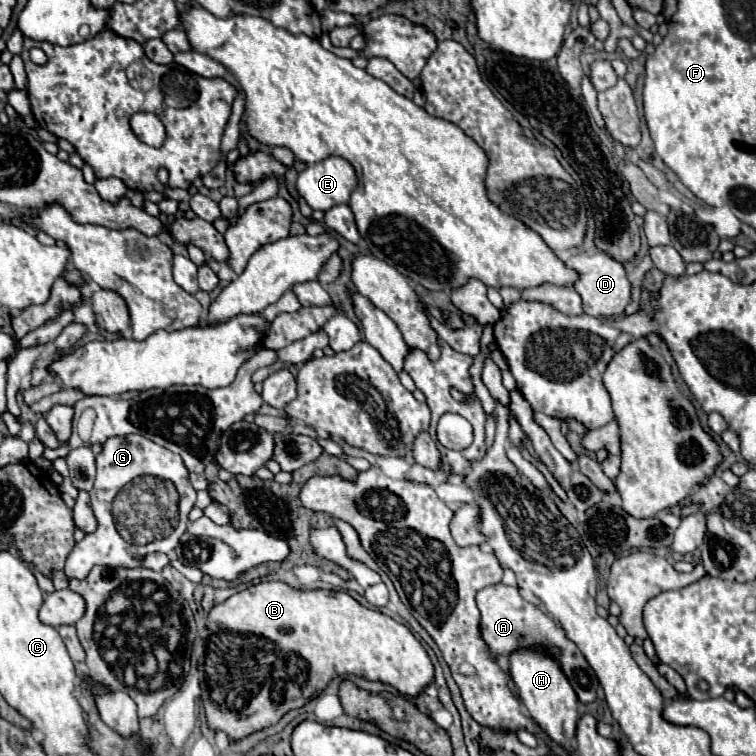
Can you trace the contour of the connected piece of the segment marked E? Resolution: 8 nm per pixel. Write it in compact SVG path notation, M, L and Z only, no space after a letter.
M328 156L322 162L306 166L296 178L298 194L306 200L306 204L312 210L322 210L322 212L330 210L332 206L346 204L354 188L356 188L356 172L352 170L352 164L348 160L338 158L338 156Z

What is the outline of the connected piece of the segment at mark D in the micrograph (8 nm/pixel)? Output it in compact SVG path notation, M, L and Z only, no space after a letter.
M580 252L574 254L564 262L568 268L572 268L578 274L578 282L572 284L572 288L582 298L582 310L590 316L616 316L622 314L624 308L630 302L630 282L626 276L626 268L620 266L620 262L612 262L606 254L600 252Z

